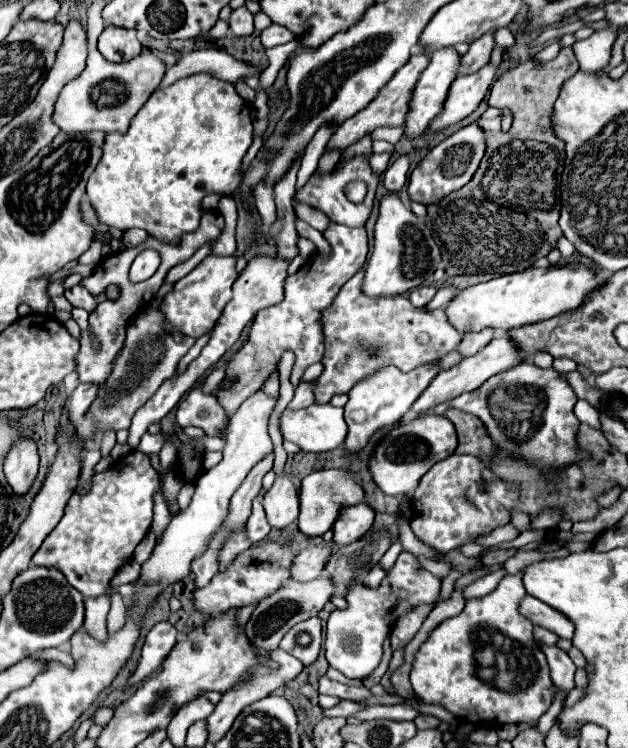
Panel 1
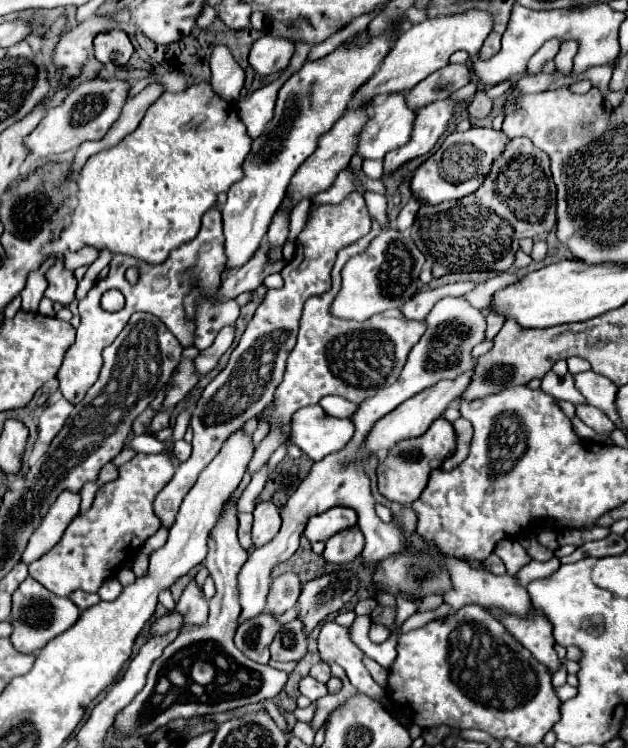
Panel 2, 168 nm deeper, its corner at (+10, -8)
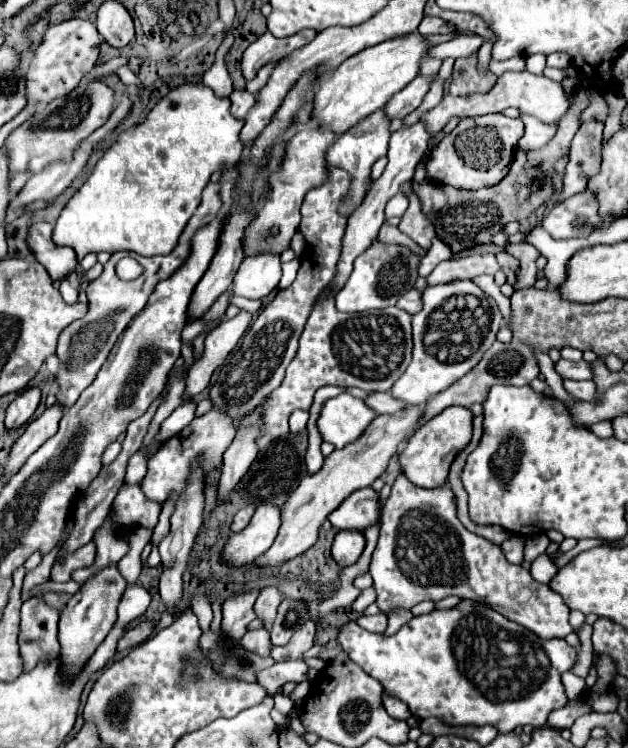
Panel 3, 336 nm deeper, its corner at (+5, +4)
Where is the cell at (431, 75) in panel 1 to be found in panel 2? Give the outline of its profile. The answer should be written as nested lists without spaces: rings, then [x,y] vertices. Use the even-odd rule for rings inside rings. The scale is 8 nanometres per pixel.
[[[406,92],[386,96],[372,110],[372,118],[364,126],[358,144],[362,158],[384,158],[386,152],[410,142],[416,112],[408,106]]]

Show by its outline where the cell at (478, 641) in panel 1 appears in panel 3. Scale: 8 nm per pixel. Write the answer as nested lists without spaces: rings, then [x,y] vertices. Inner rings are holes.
[[[461,600],[459,606],[451,610],[433,610],[429,614],[415,616],[393,636],[373,634],[357,622],[349,622],[339,630],[339,644],[353,662],[357,662],[371,678],[381,682],[387,694],[405,702],[413,716],[421,720],[435,716],[449,726],[491,724],[499,732],[511,732],[525,724],[531,724],[533,728],[545,726],[549,712],[567,704],[561,674],[567,672],[577,658],[575,648],[563,638],[543,640],[489,606],[471,600]],[[509,634],[513,634],[515,640],[509,640]]]

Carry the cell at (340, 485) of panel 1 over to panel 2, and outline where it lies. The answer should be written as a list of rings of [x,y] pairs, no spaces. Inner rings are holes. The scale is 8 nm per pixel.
[[[334,506],[322,514],[312,516],[302,534],[308,538],[308,542],[318,542],[318,540],[326,542],[330,536],[334,536],[342,528],[354,526],[356,522],[358,522],[358,516],[352,508]]]

